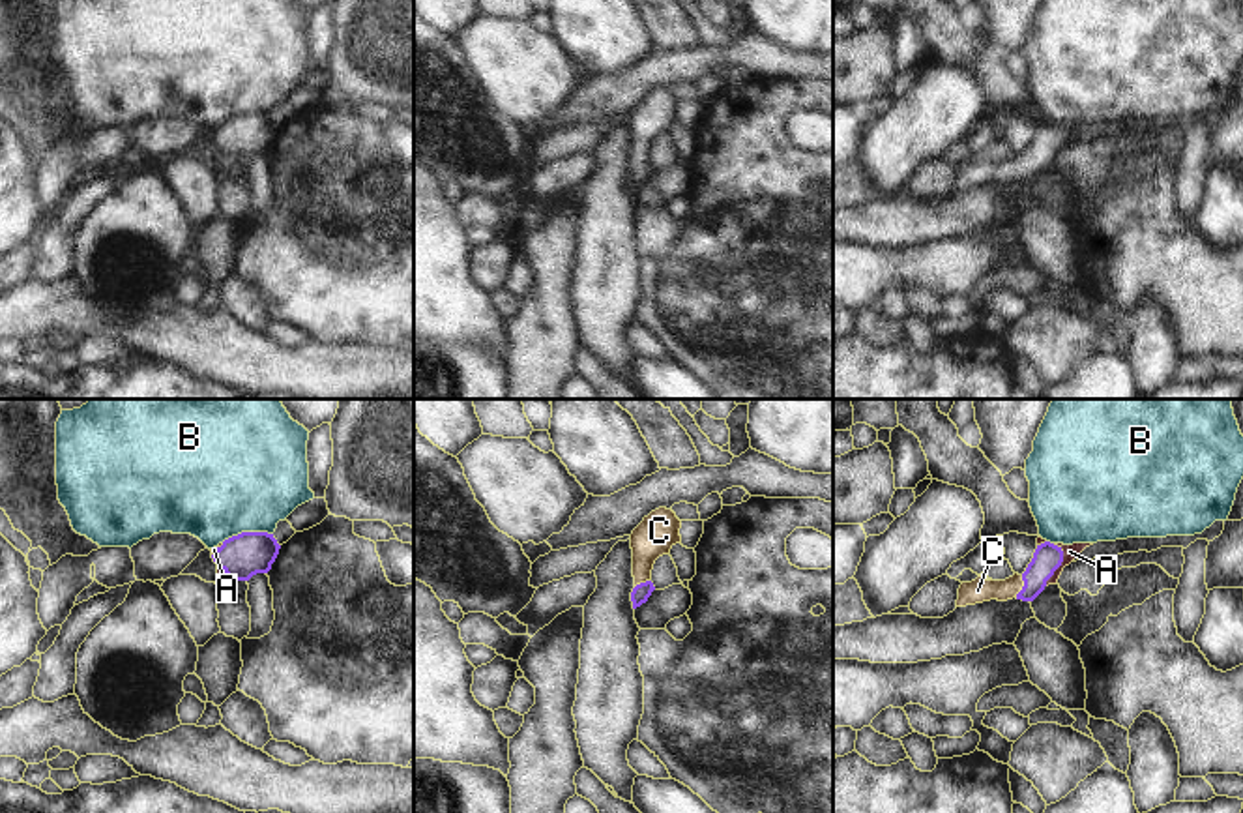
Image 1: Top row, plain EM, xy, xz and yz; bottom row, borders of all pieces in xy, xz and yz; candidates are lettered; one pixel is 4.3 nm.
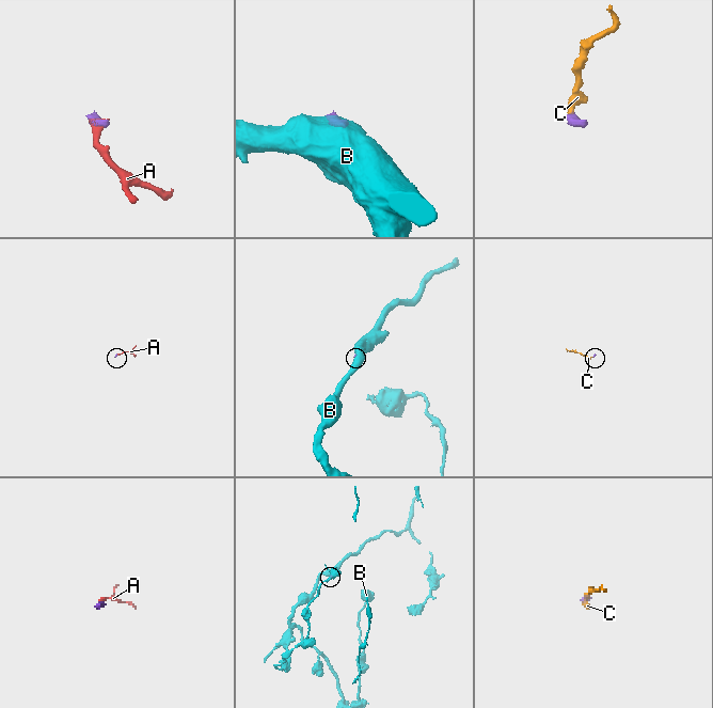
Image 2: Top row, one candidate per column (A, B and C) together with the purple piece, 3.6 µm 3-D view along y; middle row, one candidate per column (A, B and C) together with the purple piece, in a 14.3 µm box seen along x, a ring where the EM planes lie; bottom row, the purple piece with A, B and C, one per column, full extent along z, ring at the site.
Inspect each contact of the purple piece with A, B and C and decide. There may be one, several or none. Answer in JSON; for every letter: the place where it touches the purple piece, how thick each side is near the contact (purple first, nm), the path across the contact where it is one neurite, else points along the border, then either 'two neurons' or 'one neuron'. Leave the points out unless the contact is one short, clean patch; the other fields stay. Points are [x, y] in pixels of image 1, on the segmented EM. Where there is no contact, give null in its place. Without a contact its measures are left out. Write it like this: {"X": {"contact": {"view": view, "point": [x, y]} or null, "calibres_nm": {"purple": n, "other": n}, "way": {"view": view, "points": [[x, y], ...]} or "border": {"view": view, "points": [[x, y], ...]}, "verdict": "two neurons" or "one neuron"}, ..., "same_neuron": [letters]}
{"A": {"contact": {"view": "yz", "point": [1060, 564]}, "calibres_nm": {"purple": 120, "other": 60}, "way": {"view": "yz", "points": [[1047, 559], [1060, 564], [1069, 551]]}, "verdict": "one neuron"}, "B": {"contact": {"view": "xy", "point": [246, 532]}, "calibres_nm": {"purple": 190, "other": 500}, "border": {"view": "xy", "points": [[272, 532], [238, 532], [221, 542]]}, "verdict": "two neurons"}, "C": {"contact": {"view": "yz", "point": [1023, 587]}, "calibres_nm": {"purple": 120, "other": 100}, "way": {"view": "yz", "points": [[1047, 559], [1023, 587], [978, 591]]}, "verdict": "one neuron"}, "same_neuron": ["A", "C"]}

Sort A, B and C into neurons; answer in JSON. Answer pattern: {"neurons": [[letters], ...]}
{"neurons": [["A", "C"], ["B"]]}

